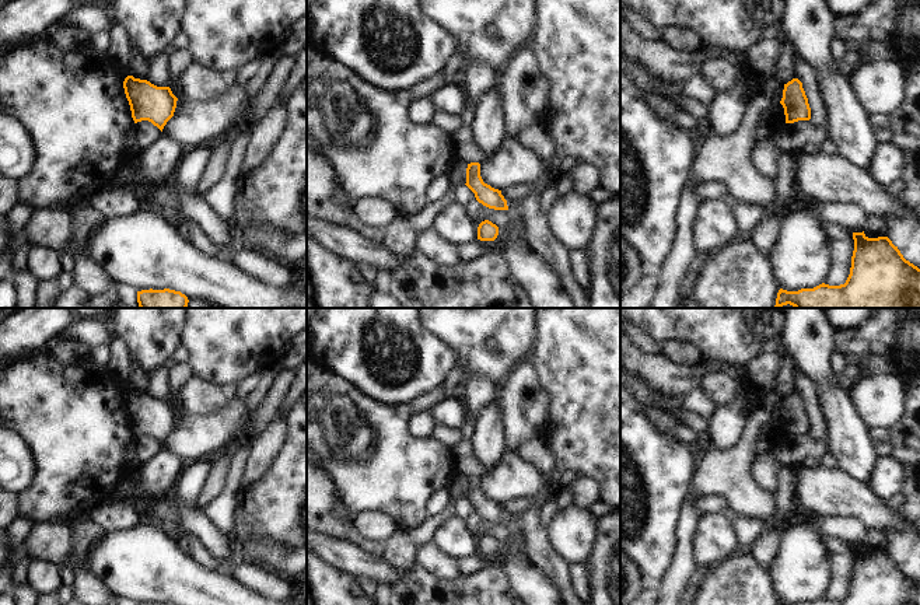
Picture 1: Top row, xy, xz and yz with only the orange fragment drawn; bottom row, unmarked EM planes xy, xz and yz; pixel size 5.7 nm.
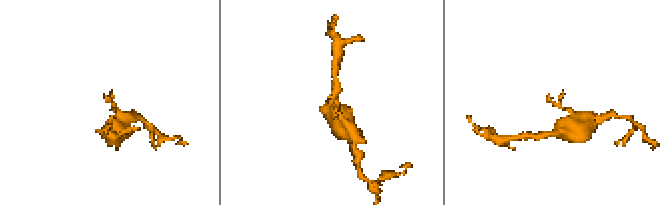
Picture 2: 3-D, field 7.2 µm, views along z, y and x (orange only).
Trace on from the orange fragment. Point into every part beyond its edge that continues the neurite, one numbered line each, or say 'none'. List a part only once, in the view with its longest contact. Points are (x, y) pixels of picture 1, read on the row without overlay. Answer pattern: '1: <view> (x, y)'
none

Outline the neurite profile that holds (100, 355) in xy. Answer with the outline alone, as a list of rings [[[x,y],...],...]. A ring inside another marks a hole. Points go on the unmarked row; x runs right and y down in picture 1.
[[[99,345],[91,349],[91,360],[94,360],[101,367],[105,367],[109,357],[108,346],[109,345]]]

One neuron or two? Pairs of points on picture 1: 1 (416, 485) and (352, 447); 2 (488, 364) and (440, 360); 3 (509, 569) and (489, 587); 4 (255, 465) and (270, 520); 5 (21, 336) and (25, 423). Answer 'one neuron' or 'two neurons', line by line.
1: one neuron
2: two neurons
3: two neurons
4: two neurons
5: two neurons

